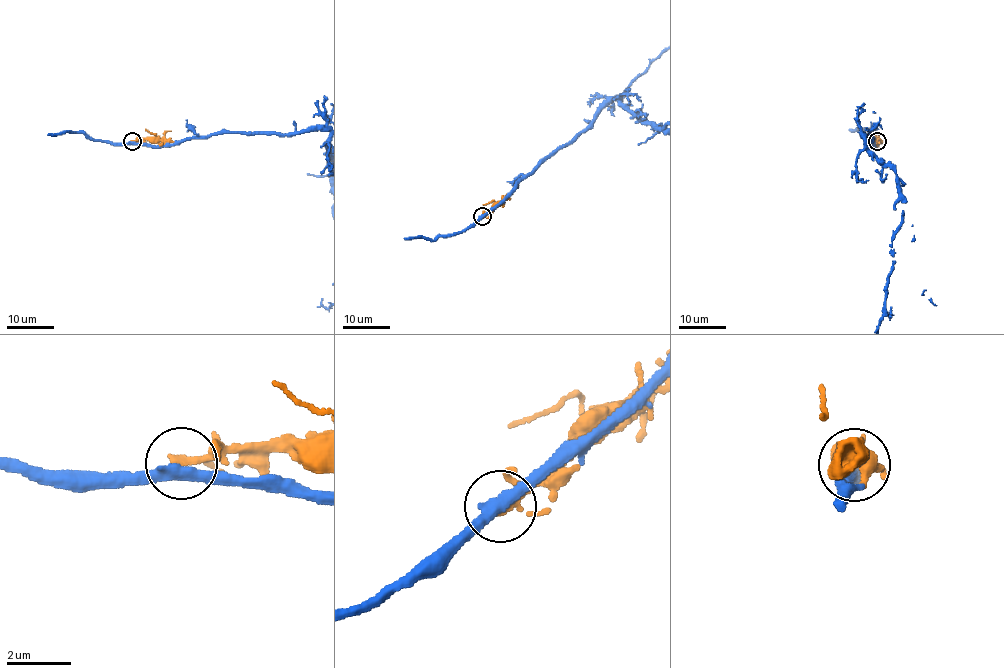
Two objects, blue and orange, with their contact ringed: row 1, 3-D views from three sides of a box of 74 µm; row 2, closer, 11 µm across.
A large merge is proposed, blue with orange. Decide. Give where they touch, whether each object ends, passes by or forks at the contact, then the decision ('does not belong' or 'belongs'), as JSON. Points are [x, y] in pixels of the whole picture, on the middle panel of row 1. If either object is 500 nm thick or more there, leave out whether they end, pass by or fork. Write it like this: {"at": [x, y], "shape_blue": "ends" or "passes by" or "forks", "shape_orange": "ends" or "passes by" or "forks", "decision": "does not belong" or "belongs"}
{"at": [482, 216], "shape_blue": "passes by", "shape_orange": "passes by", "decision": "does not belong"}

